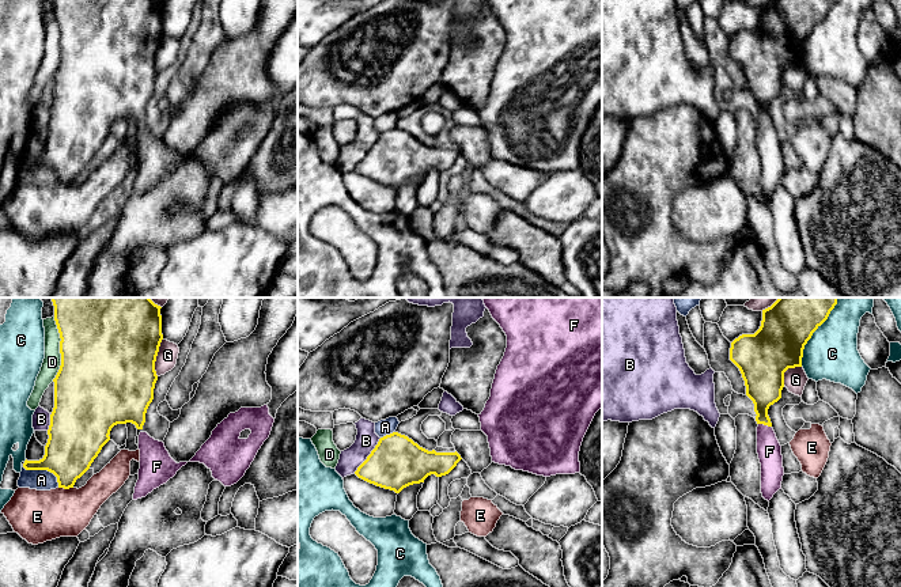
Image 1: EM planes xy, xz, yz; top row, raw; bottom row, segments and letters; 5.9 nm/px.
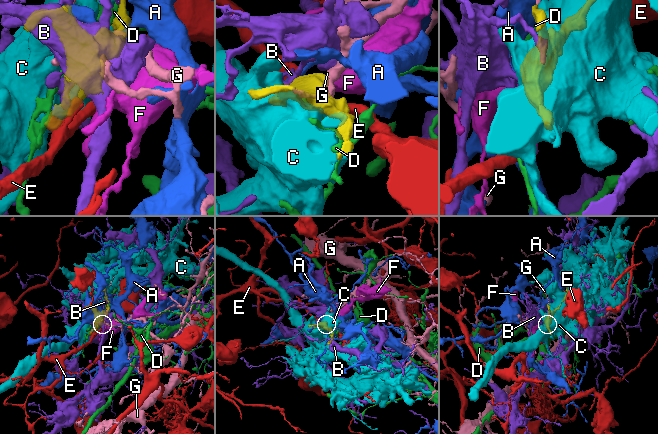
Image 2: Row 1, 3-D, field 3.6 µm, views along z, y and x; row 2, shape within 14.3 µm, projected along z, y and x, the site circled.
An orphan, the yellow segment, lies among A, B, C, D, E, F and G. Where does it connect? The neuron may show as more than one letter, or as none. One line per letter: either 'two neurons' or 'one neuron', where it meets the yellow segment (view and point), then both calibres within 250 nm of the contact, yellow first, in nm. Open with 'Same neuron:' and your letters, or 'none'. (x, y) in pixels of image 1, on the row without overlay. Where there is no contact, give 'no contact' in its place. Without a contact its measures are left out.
Same neuron: F
A: two neurons; meets yellow in xy at (44, 165); 320 nm thick on the yellow side, 130 nm on the other
B: two neurons; meets yellow in xz at (368, 151); 320 nm thick on the yellow side, 130 nm on the other
C: two neurons; meets yellow in yz at (811, 30); 300 nm thick on the yellow side, 300 nm on the other
D: two neurons; meets yellow in xy at (60, 45); 500 nm thick on the yellow side, 110 nm on the other
E: two neurons; meets yellow in xy at (65, 184); 300 nm thick on the yellow side, 300 nm on the other
F: one neuron; meets yellow in yz at (765, 120); 220 nm thick on the yellow side, 140 nm on the other
G: two neurons; meets yellow in xy at (155, 53); 500 nm thick on the yellow side, 120 nm on the other

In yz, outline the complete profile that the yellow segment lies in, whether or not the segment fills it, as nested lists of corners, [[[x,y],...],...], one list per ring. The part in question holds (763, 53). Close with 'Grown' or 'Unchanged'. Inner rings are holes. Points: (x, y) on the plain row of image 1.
[[[772,0],[762,5],[760,24],[731,38],[730,56],[739,64],[746,91],[754,99],[761,189],[765,196],[781,185],[781,141],[768,105],[781,94],[784,68],[802,63],[803,45],[836,0]]]. Grown

